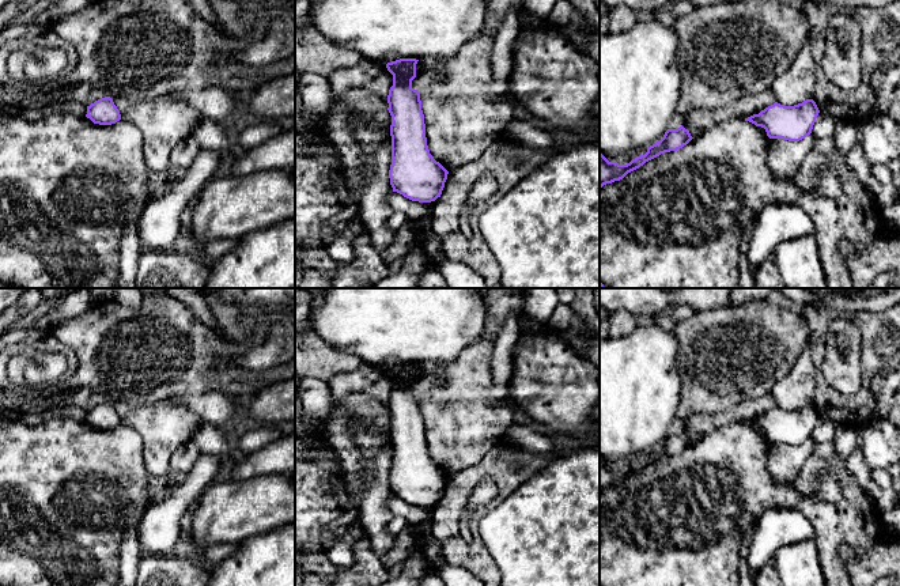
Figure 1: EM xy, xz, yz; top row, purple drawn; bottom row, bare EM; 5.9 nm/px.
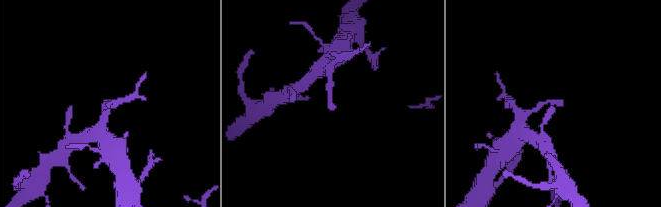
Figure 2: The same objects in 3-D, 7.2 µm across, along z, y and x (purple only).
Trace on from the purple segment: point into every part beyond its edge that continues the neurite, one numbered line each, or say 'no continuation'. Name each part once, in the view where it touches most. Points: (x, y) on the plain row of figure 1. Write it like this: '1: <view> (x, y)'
no continuation

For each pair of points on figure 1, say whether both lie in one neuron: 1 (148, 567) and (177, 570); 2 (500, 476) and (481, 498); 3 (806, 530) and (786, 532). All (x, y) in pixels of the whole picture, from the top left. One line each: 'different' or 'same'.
1: same
2: different
3: same

